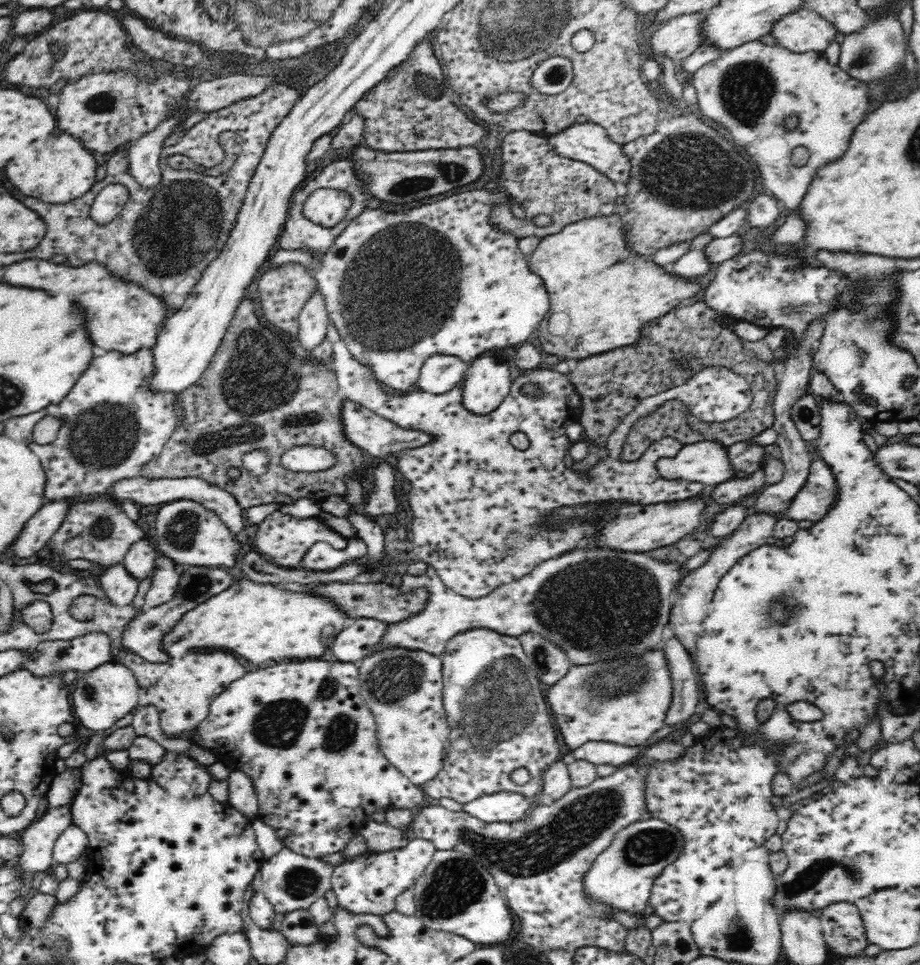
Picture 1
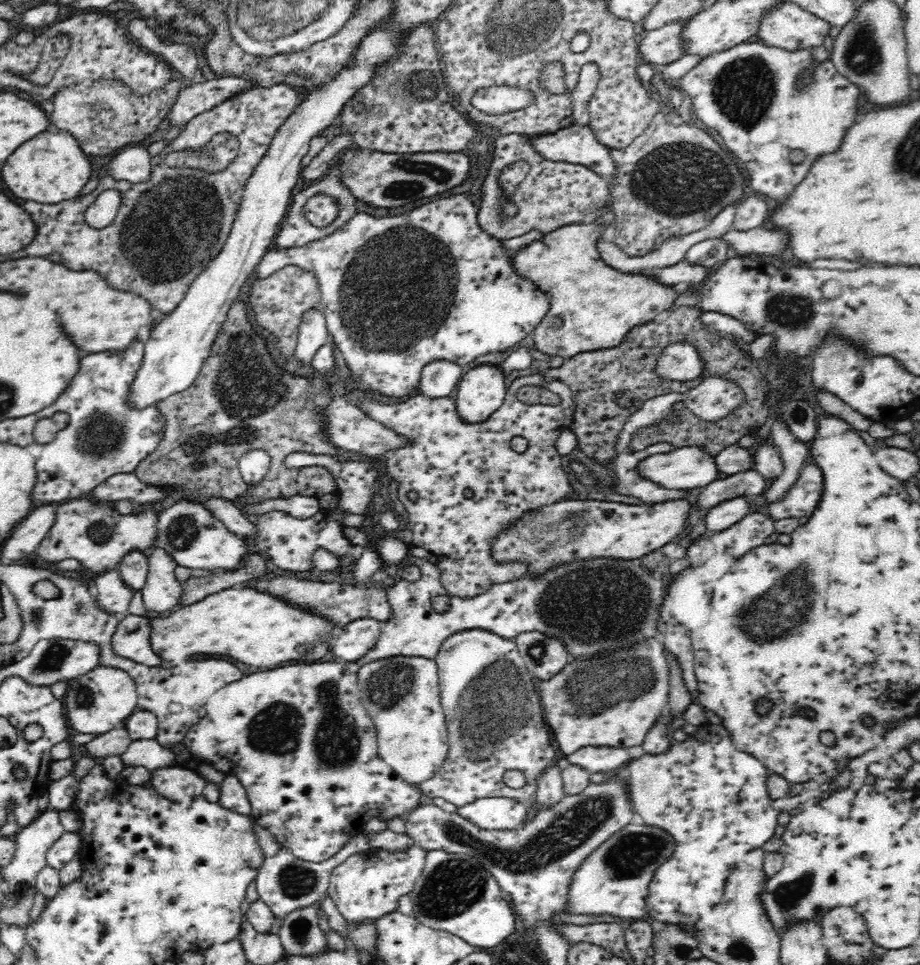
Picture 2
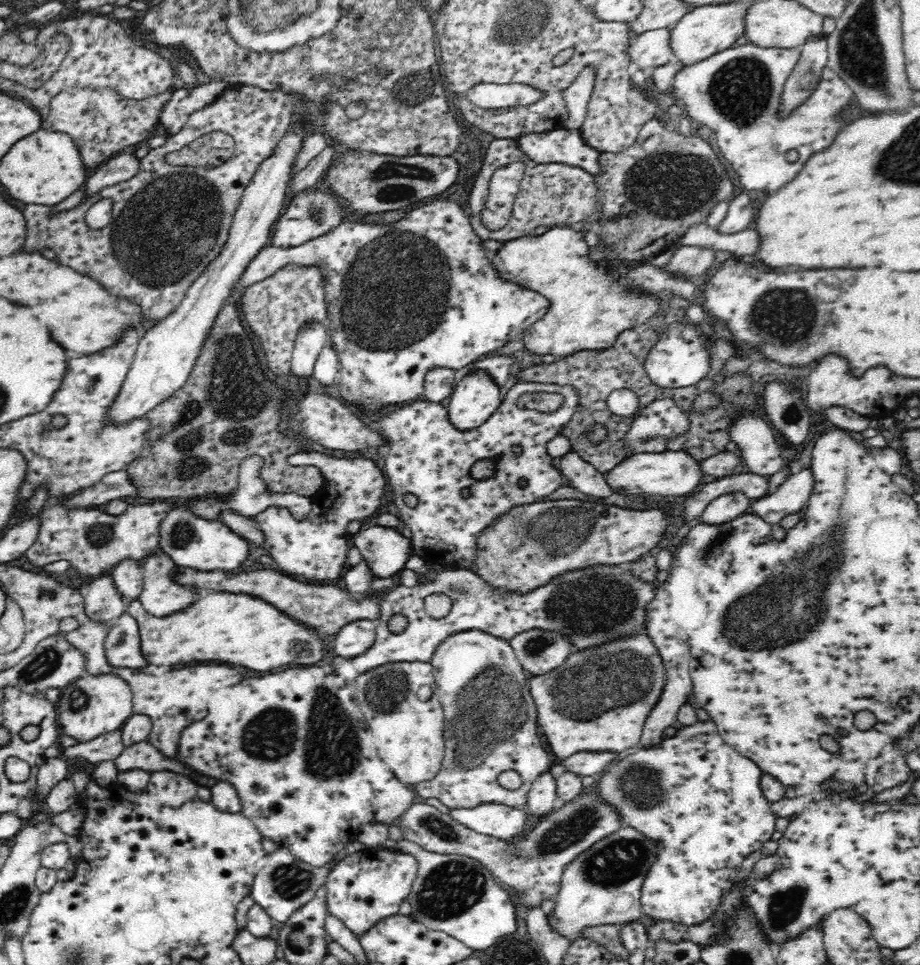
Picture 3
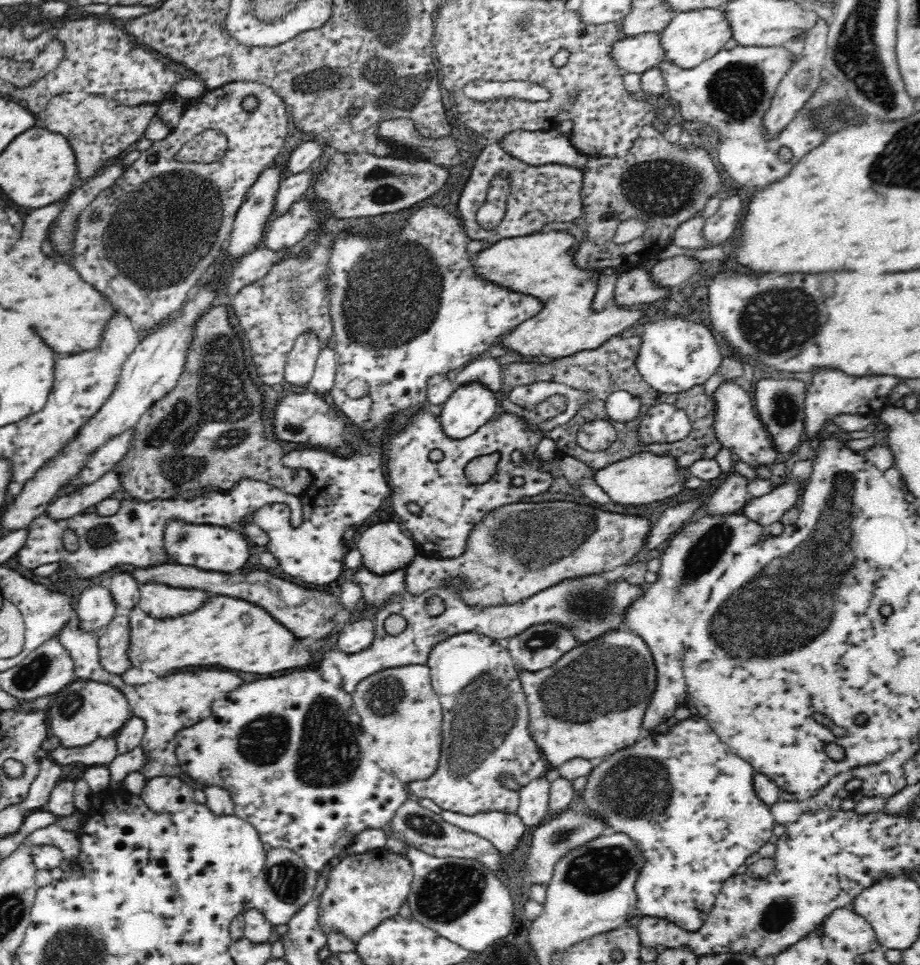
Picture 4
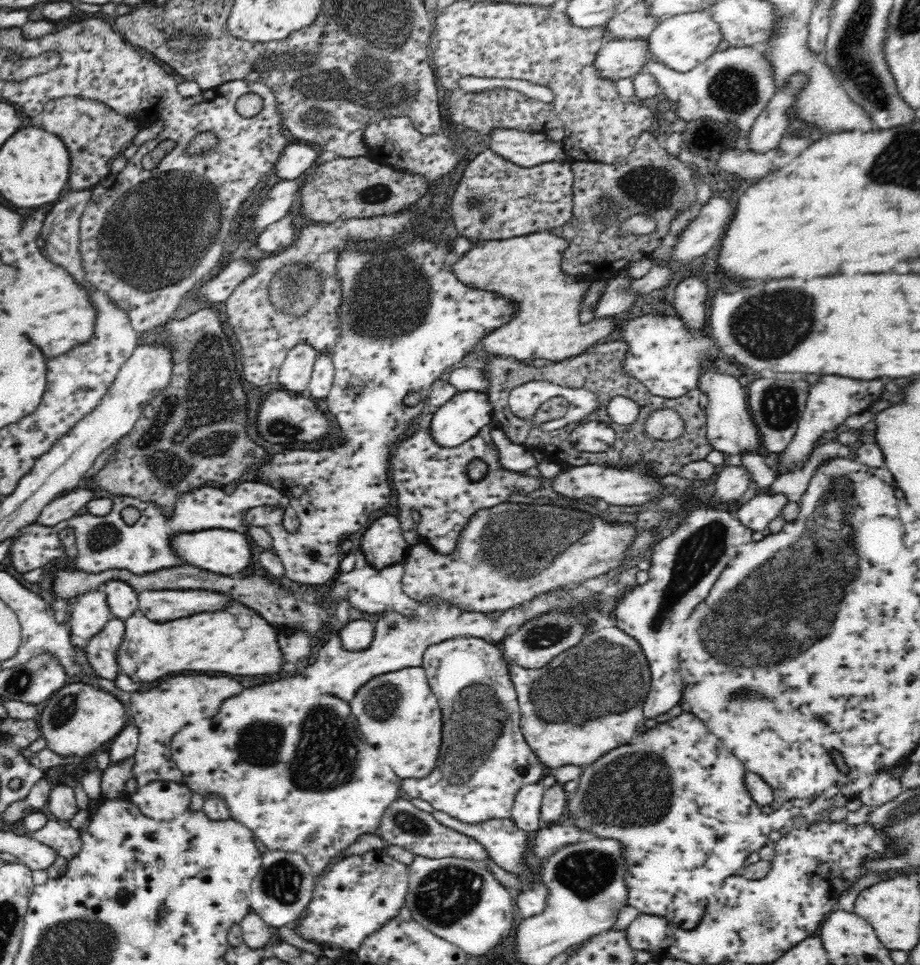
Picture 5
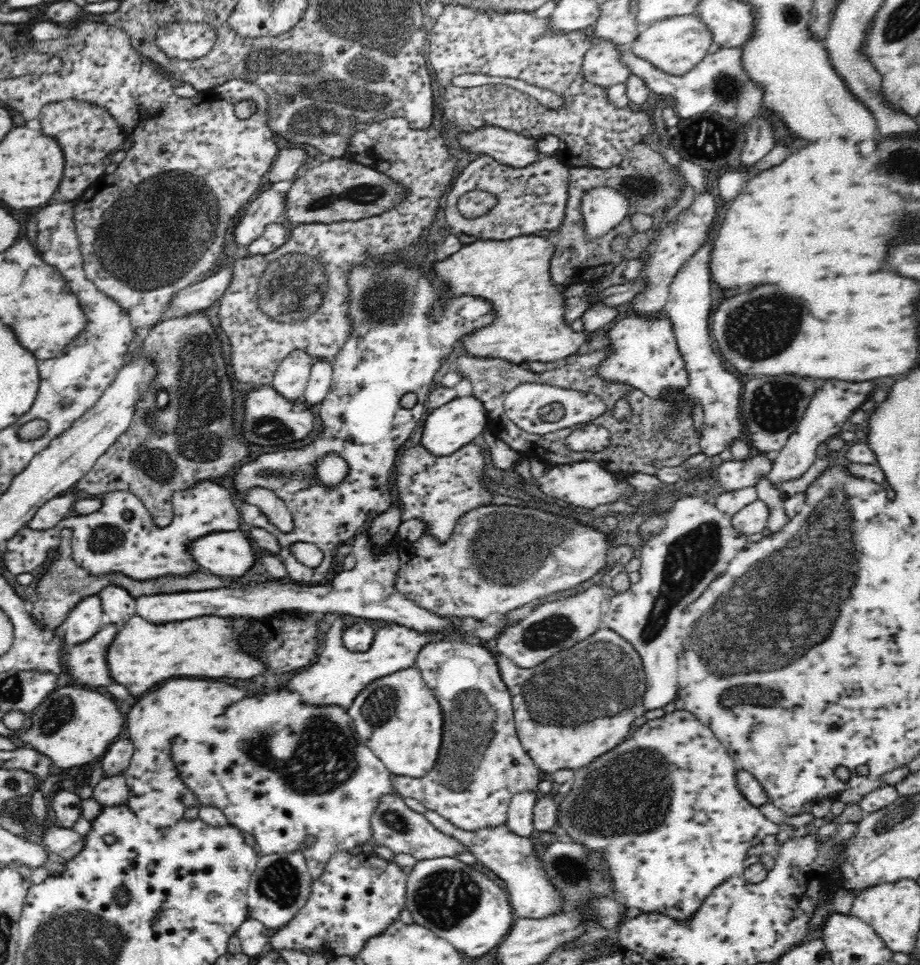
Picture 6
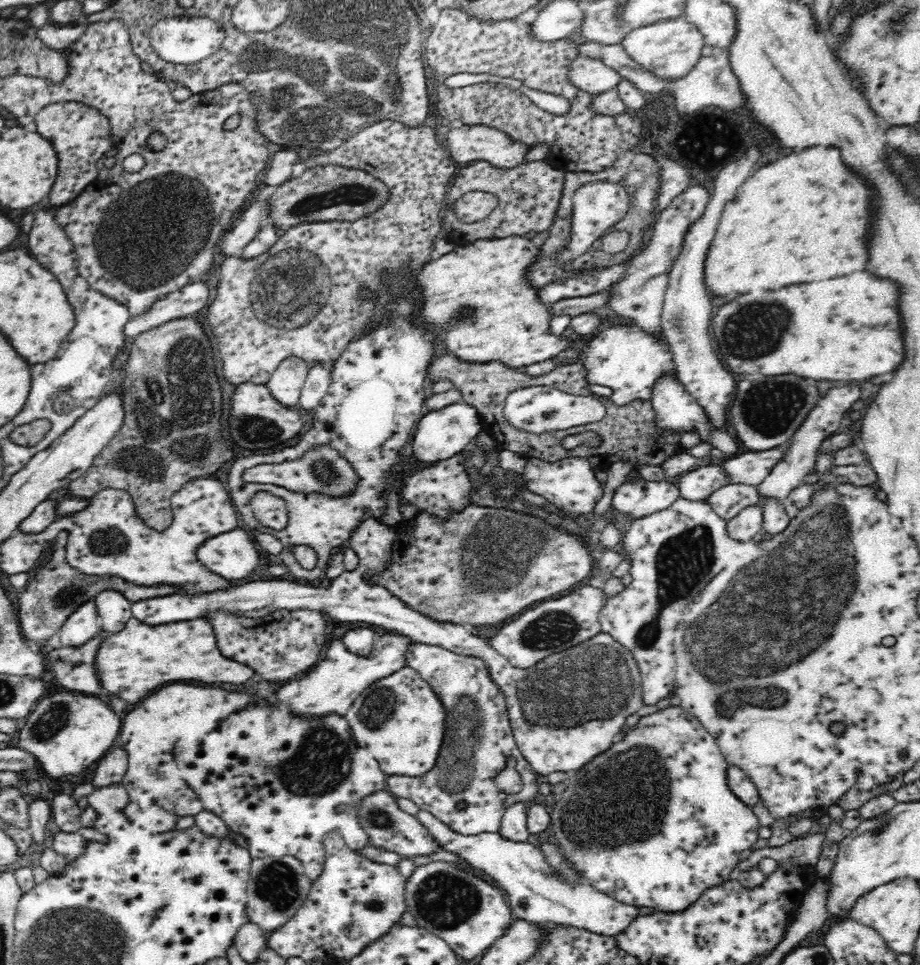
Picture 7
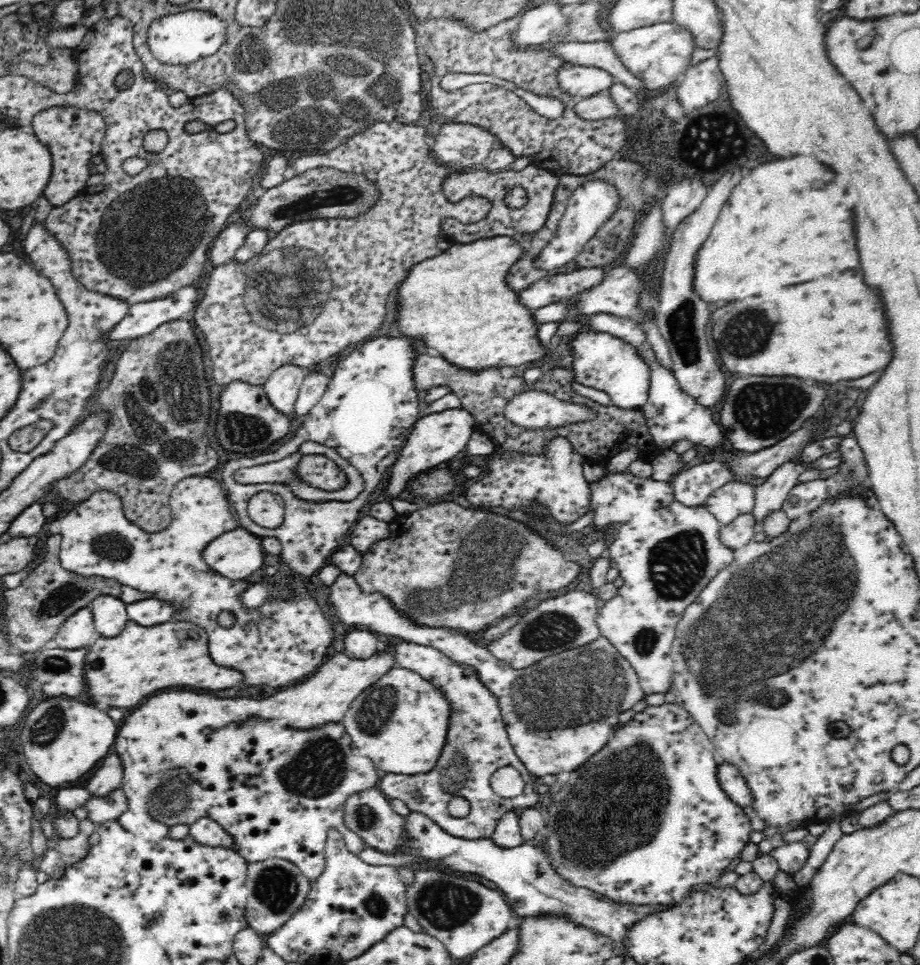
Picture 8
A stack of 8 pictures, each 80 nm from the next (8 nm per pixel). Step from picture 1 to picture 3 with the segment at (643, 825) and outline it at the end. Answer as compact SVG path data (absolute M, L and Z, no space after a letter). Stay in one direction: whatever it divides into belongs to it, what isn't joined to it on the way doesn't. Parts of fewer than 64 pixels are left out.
M626 825L591 849L580 854L564 870L562 888L555 899L551 926L572 942L588 926L623 925L638 921L643 913L641 903L644 880L660 854L660 841Z

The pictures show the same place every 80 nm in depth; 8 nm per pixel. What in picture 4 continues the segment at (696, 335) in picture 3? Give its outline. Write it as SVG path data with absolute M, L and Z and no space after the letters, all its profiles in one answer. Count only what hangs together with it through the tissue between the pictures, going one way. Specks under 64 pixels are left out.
M673 316L670 319L642 324L642 350L638 356L638 370L653 389L677 393L703 385L723 360L718 342L703 325Z

